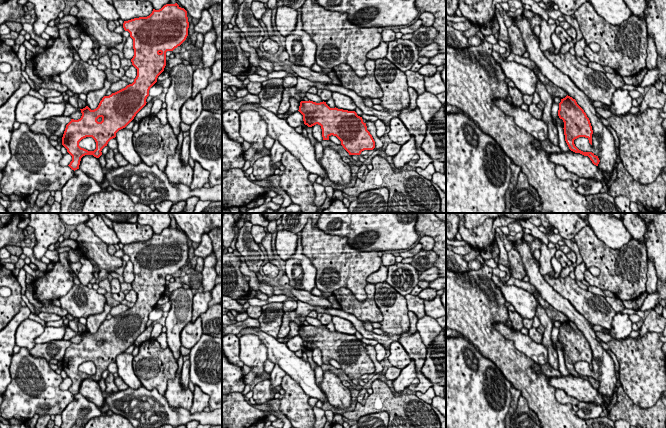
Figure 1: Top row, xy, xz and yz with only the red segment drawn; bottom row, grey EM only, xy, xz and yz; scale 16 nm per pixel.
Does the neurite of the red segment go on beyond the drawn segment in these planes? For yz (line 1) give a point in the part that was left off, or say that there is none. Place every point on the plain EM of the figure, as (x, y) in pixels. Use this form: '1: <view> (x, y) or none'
1: none

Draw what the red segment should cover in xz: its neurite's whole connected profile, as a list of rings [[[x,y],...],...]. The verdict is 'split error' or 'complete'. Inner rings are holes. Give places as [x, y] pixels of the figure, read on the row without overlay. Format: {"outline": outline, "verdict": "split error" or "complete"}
{"outline": [[[301,325],[299,334],[304,348],[321,350],[323,364],[336,360],[349,379],[360,379],[364,374],[373,374],[375,365],[367,354],[366,347],[355,335],[330,332],[326,326]]], "verdict": "complete"}

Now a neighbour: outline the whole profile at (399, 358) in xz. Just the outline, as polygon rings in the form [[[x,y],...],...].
[[[394,341],[390,344],[390,355],[388,360],[392,366],[400,370],[411,362],[409,354],[399,341]]]

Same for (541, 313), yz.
[[[538,305],[538,308],[536,310],[536,316],[539,318],[541,325],[543,325],[545,328],[545,331],[542,334],[543,339],[541,344],[544,345],[548,350],[548,362],[552,366],[552,368],[558,370],[559,368],[558,354],[555,348],[553,347],[551,340],[551,331],[552,327],[554,326],[553,322],[546,313],[546,310],[541,305]]]

